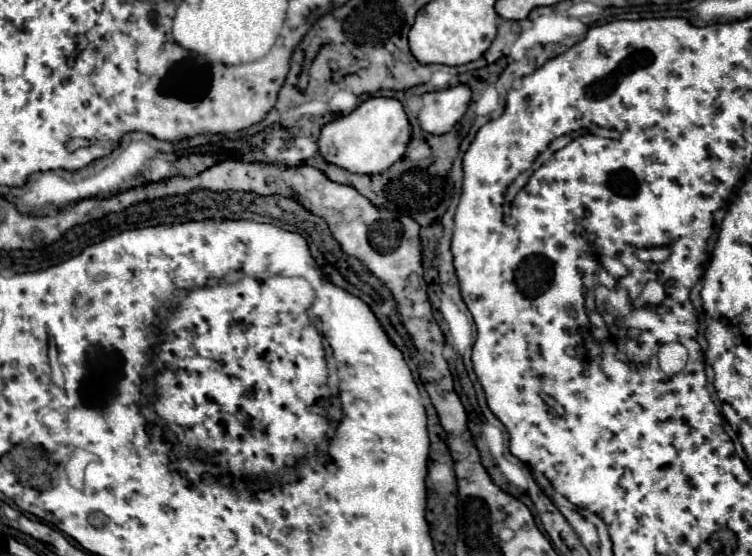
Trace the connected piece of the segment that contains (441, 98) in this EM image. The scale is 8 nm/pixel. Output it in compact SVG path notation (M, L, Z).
M464 84L422 94L422 108L418 112L420 128L434 136L450 132L452 126L464 116L470 94L470 88Z

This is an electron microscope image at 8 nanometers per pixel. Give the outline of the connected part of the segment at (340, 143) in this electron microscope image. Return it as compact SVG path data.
M368 98L348 116L328 122L318 138L318 152L334 166L354 174L380 174L400 160L410 142L412 128L402 104L394 98Z

